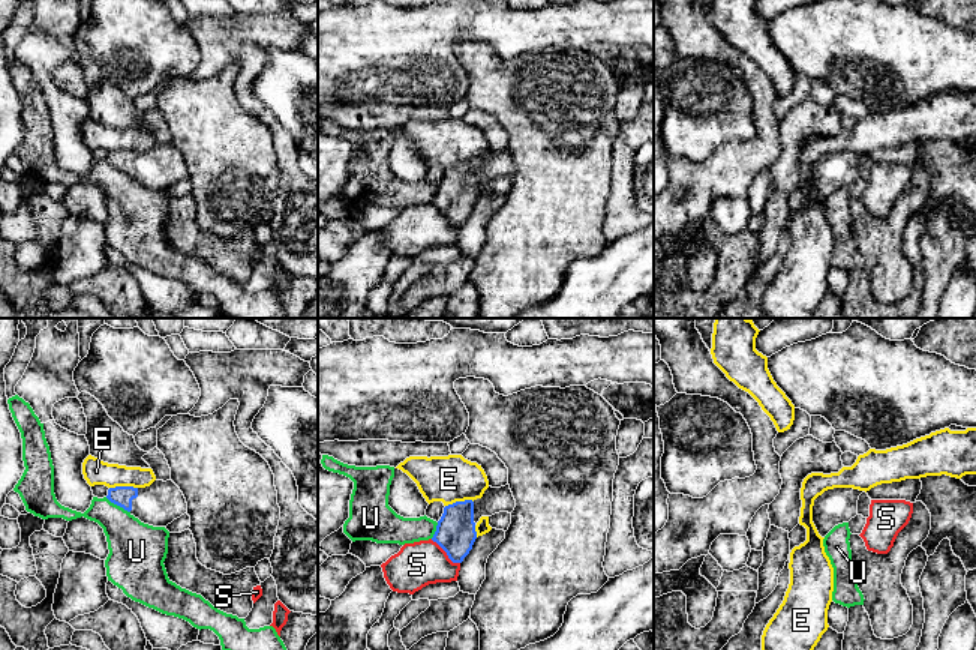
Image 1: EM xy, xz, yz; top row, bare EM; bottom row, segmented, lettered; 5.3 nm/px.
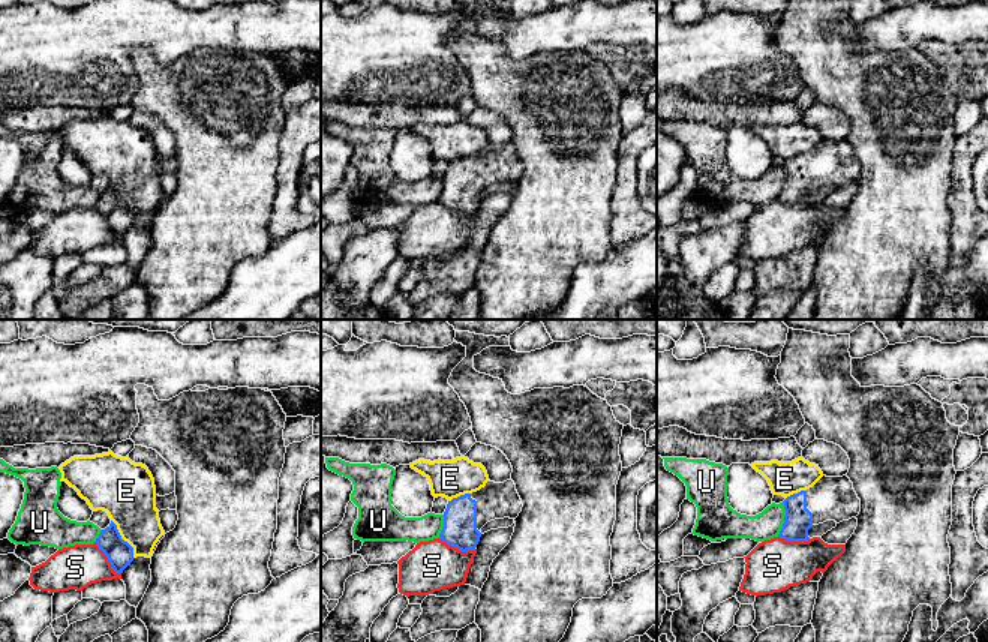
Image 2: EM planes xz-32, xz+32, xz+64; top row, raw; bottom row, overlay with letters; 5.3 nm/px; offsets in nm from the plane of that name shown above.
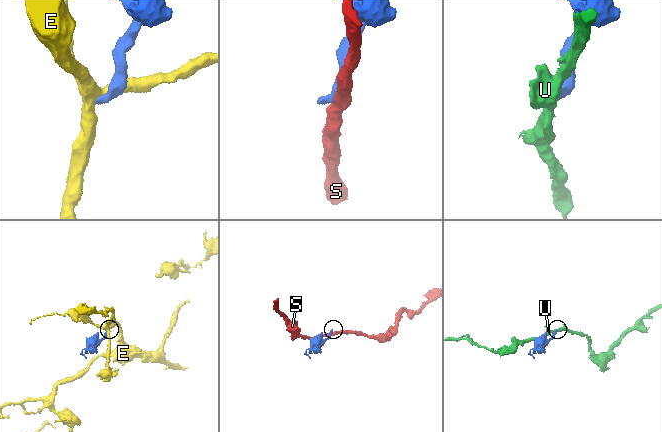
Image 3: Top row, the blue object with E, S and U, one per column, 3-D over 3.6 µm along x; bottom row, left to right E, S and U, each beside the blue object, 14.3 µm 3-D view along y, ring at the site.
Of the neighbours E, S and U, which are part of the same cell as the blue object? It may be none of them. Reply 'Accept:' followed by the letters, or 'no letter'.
Accept: no letter

